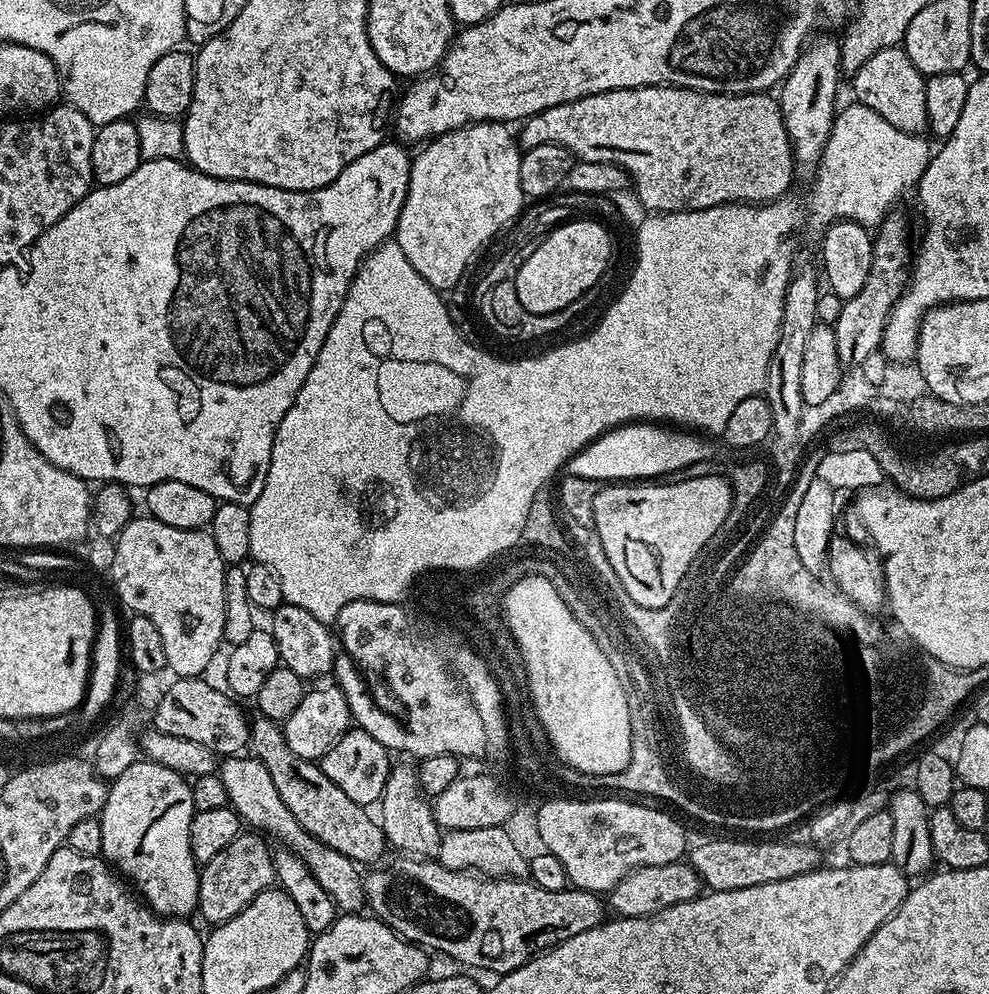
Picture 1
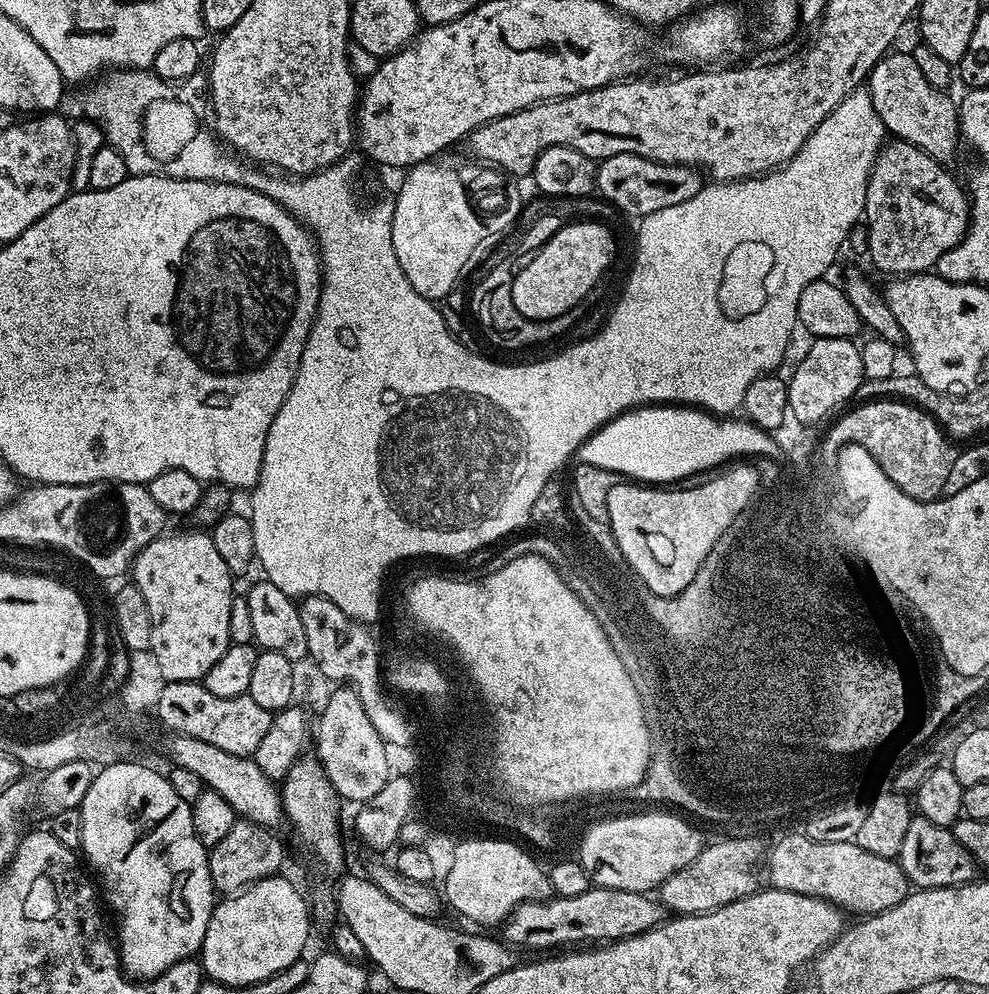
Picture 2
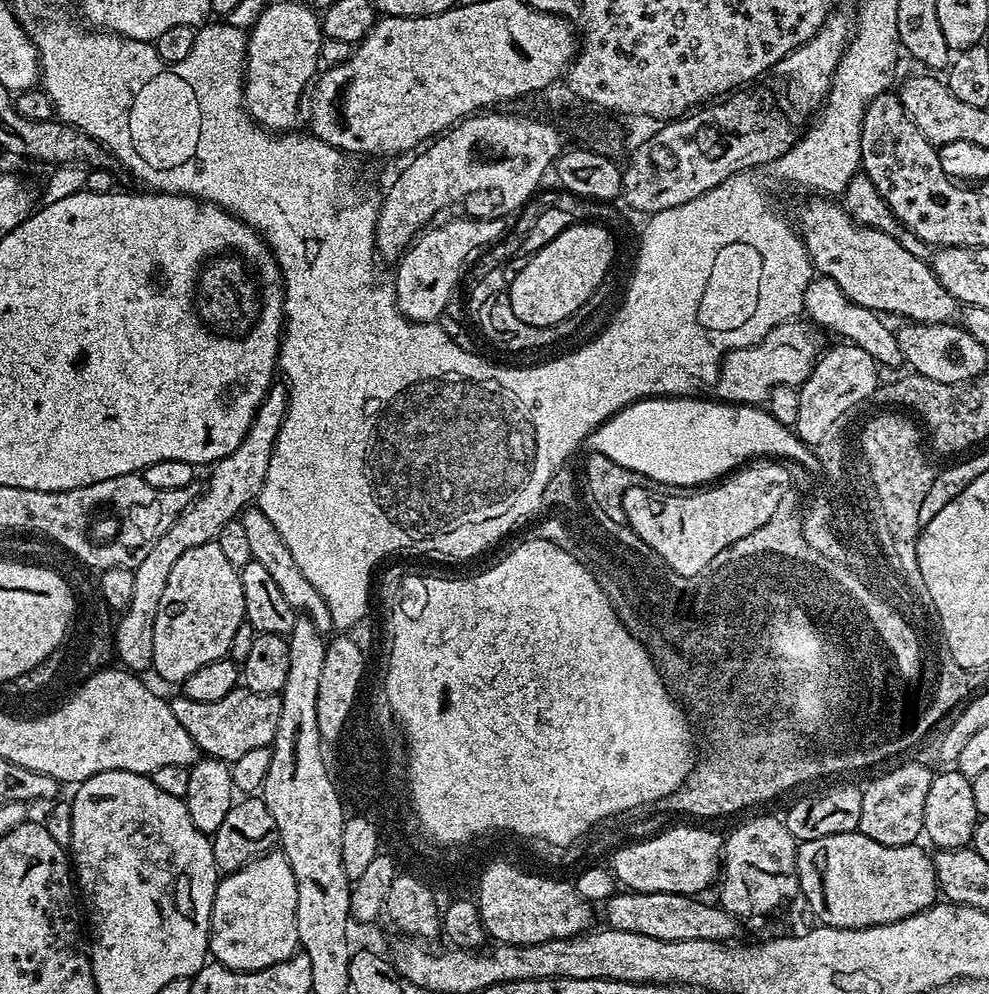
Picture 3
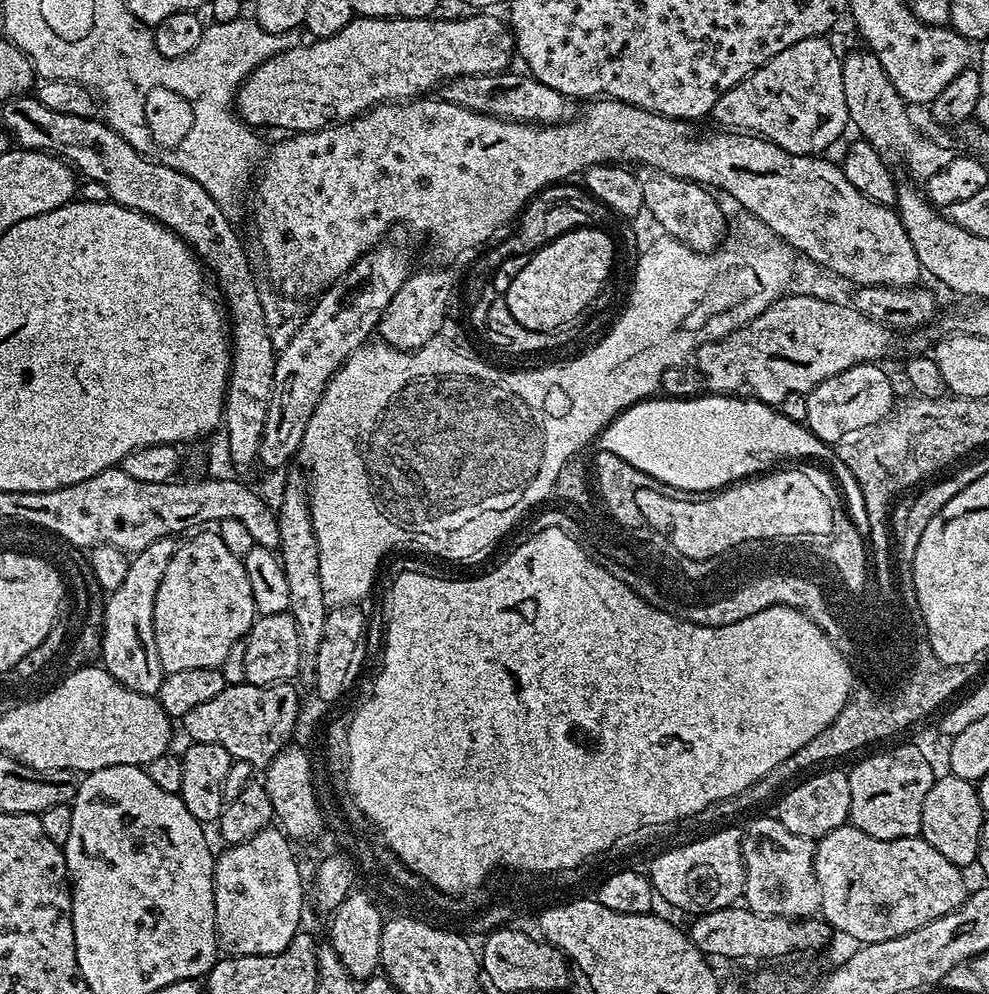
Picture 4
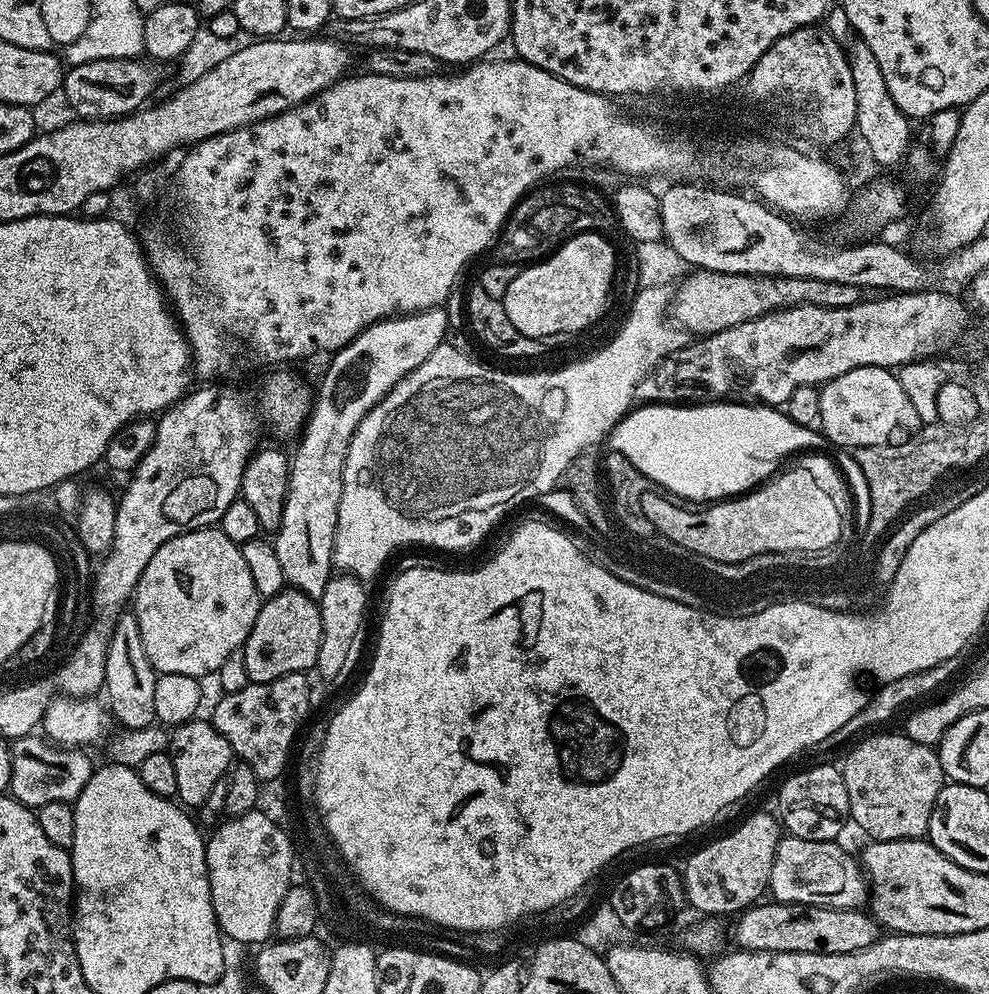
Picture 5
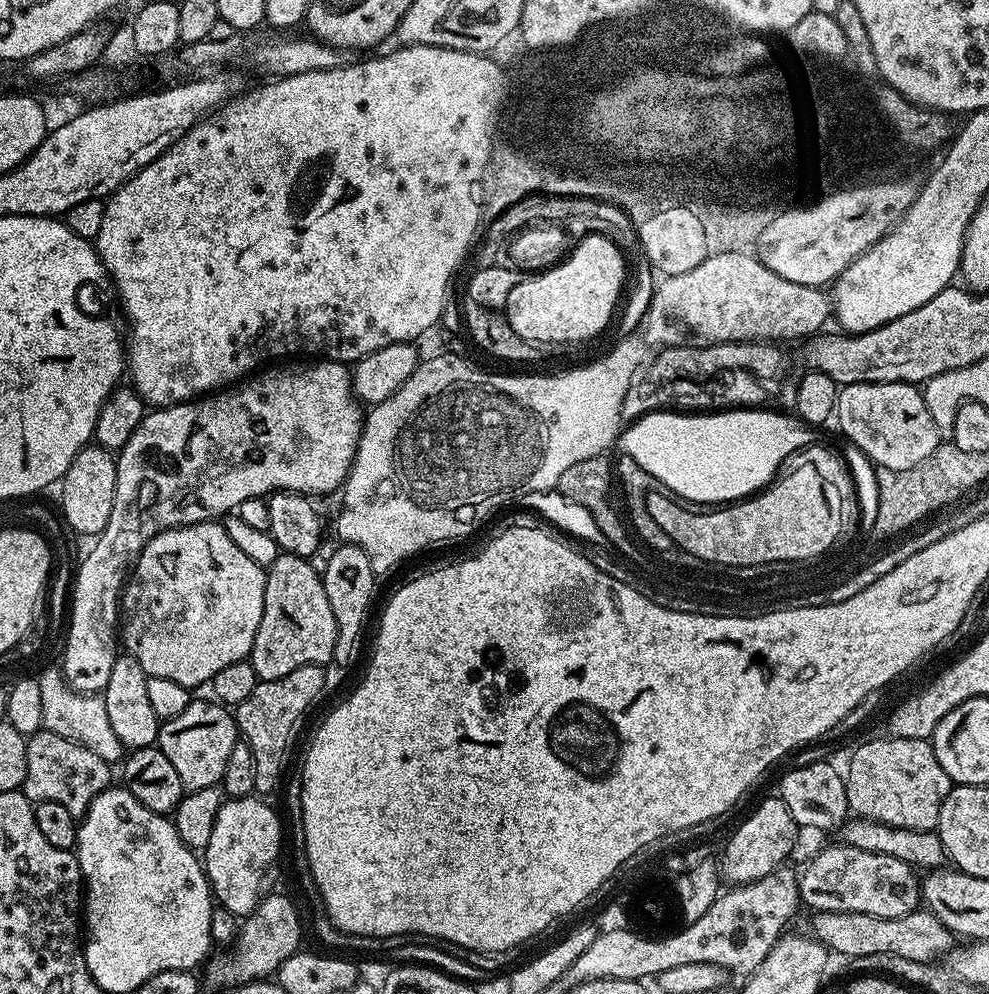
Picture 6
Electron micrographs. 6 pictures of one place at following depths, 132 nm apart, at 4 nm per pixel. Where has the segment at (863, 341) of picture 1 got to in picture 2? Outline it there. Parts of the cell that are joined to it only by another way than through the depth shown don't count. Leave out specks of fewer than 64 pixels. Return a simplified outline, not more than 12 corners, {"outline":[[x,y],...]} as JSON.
{"outline":[[905,140],[880,149],[862,220],[885,277],[935,269],[970,197]]}

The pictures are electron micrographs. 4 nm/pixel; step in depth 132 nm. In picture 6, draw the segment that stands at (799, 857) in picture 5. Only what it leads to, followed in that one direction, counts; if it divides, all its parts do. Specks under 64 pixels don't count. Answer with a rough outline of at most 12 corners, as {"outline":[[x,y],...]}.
{"outline":[[824,848],[798,872],[816,912],[917,911],[913,865]]}

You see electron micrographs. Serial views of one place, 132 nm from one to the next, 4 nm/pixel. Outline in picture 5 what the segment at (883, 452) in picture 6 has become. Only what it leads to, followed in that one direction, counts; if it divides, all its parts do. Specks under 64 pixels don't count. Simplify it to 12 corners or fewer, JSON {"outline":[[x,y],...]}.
{"outline":[[895,371],[820,388],[820,428],[844,450],[921,427]]}

